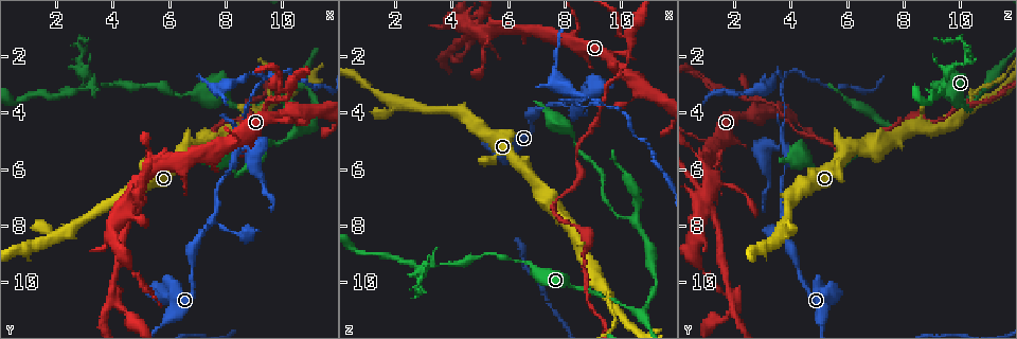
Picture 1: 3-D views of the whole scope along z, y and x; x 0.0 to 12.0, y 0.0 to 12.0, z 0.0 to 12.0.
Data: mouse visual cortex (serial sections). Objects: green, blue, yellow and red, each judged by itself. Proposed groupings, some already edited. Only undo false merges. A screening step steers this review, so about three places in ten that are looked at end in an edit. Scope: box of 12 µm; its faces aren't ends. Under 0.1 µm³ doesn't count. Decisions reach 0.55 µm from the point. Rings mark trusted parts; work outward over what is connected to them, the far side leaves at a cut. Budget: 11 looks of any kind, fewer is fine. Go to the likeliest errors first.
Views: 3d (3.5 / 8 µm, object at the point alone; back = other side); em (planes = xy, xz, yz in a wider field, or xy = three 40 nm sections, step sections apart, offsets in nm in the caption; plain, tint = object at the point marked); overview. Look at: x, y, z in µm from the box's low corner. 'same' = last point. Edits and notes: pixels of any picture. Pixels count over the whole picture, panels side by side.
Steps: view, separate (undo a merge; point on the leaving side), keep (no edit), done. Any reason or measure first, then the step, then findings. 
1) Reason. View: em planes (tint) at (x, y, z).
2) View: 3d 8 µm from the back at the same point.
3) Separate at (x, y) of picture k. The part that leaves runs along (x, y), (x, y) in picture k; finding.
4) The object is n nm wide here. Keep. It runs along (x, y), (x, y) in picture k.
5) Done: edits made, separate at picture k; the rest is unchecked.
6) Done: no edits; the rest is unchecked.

Branch point. View: 3d 3.5 µm at (7.5, 7.9, 3.8).

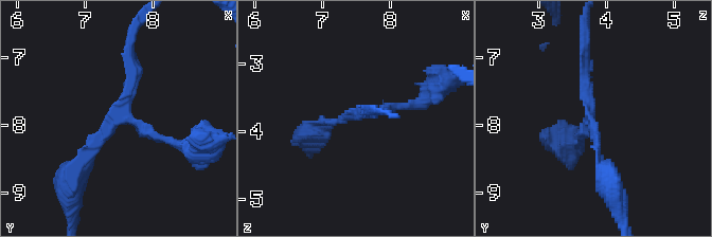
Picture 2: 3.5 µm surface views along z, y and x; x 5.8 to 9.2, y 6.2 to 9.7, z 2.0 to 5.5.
3 arms meet here; the arms are 150, 150, 150 nm wide; shape alone is not enough. View: em planes (tint) at (7.50, 7.75, 3.70).

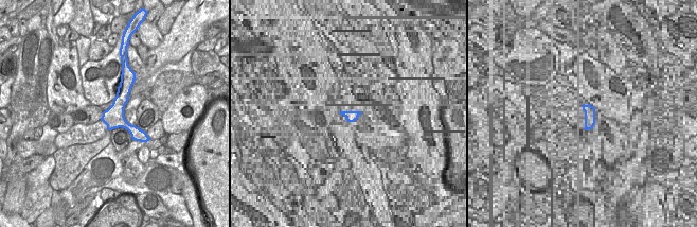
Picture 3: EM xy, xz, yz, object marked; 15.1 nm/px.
Keep. It runs along (79, 166), (125, 98), (128, 43) in picture 2; all the same cell.

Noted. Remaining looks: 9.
Three-way junction. View: 3d 8 µm from the back at (8.4, 5.0, 3.8).

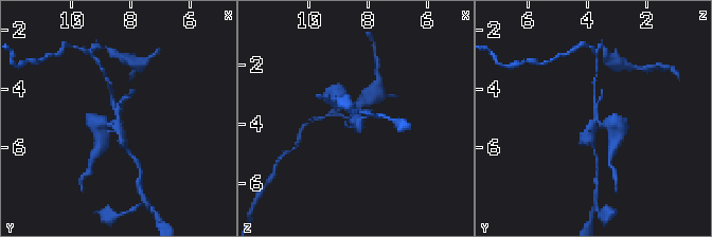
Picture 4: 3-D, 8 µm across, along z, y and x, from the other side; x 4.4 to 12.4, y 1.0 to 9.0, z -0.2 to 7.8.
View: em xy step 2 (tint) at (8.4, 5.1, 3.7).

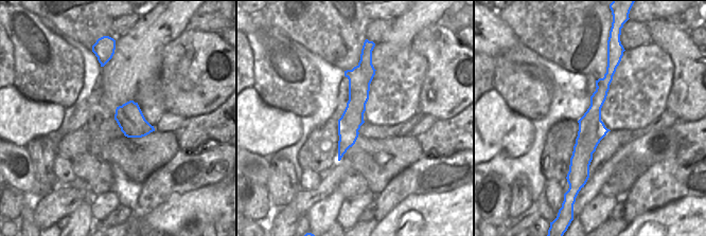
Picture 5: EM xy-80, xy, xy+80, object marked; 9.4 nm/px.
Separate at (99, 125) of picture 4. A second cell is stuck on.

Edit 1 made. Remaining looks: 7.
View: 3d 3.5 µm from the back at (9.3, 2.8, 3.6).

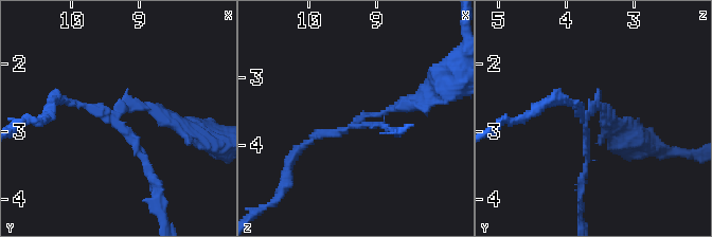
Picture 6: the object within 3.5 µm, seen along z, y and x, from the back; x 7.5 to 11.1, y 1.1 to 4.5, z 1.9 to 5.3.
3 arms meet here; the arms are 100, 100, 150 nm wide; now the EM. View: em xy step 2 (tint) at (9.30, 2.80, 3.70).

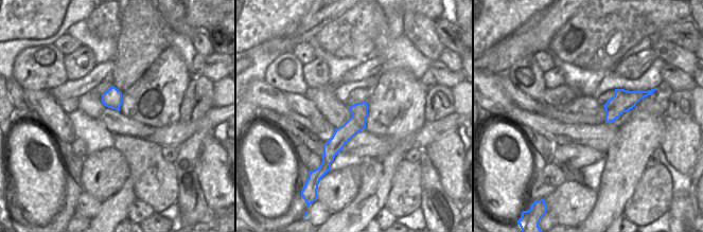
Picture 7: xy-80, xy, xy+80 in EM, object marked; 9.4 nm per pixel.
View: em xy step 5 (tint) at the same point.

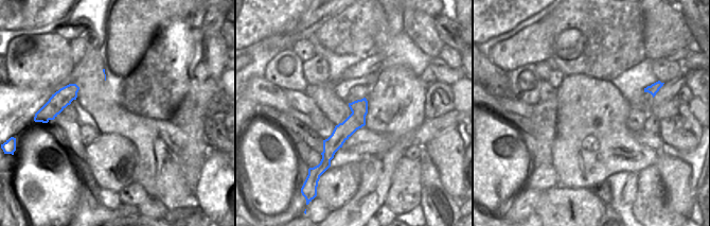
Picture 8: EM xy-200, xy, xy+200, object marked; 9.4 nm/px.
Separate at (165, 115) of picture 6. Two cells meet here.

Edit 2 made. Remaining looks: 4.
Redraw. View: overview.

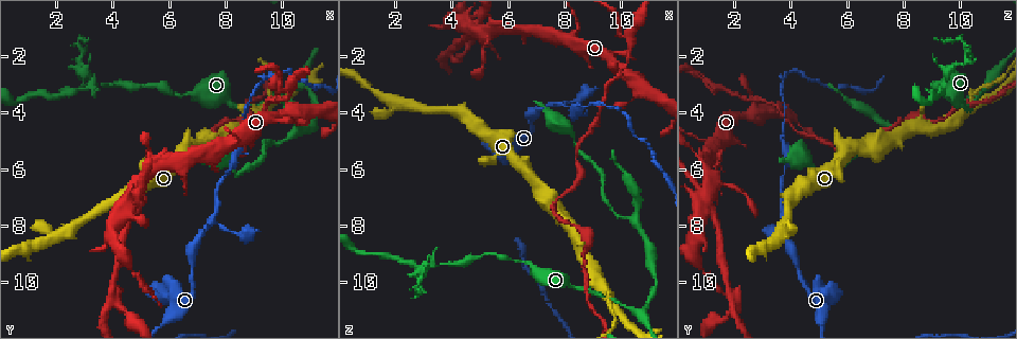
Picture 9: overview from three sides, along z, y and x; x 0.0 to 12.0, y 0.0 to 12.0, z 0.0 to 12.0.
Abrupt turn. View: 3d 3.5 µm at (10.3, 3.9, 2.6).

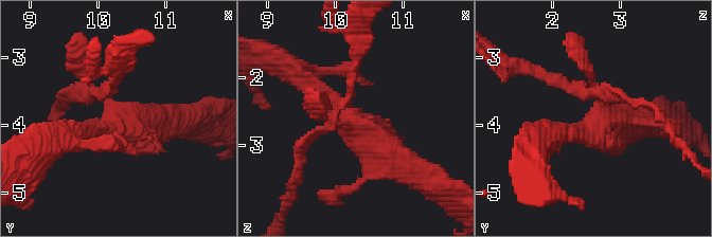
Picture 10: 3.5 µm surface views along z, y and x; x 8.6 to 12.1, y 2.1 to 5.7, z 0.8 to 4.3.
Shape alone is not enough. View: em xy step 3 (tint) at (10.25, 3.90, 2.65).

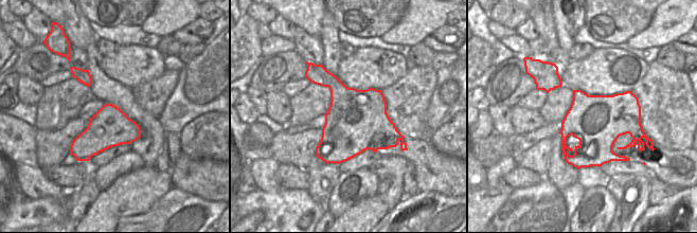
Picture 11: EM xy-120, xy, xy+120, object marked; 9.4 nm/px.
The object is 600 nm wide here. Separate at (558, 76) of picture 10. The part that leaves runs along (333, 125), (300, 149), (290, 195) in picture 10; two cells meet here.

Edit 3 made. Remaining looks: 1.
Done: edits made, separate at picture 4, separate at picture 6, separate at picture 10; the rest is unchecked.

